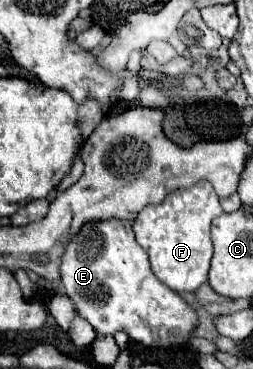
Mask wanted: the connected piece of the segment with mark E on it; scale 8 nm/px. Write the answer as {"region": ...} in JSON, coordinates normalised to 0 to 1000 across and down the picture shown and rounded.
{"region":[[[415,593],[415,599],[344,599],[273,653],[265,653],[265,669],[257,669],[257,686],[249,686],[249,702],[241,702],[241,762],[249,762],[249,783],[265,794],[265,805],[296,821],[296,832],[312,837],[320,859],[336,859],[368,892],[391,902],[391,908],[455,908],[462,897],[494,897],[526,924],[549,924],[565,935],[621,935],[621,940],[676,940],[676,935],[715,935],[715,930],[739,930],[747,924],[747,902],[755,892],[771,886],[779,875],[779,854],[771,843],[692,794],[676,789],[660,772],[644,772],[597,734],[597,713],[589,713],[589,691],[573,686],[573,675],[534,653],[534,637],[526,637],[526,604],[510,593]]]}

